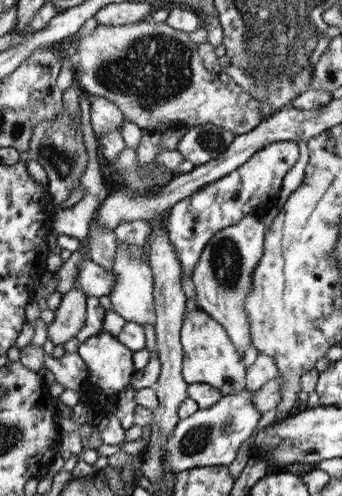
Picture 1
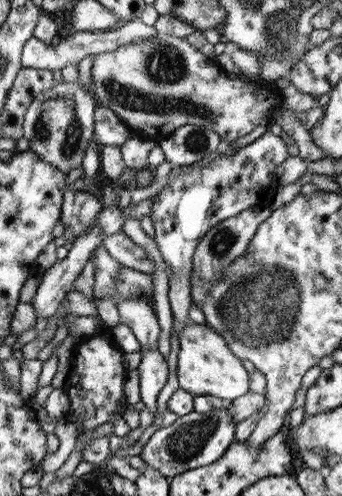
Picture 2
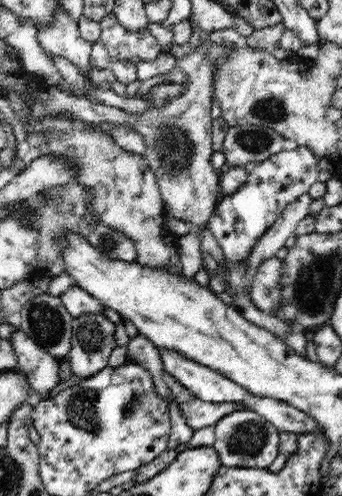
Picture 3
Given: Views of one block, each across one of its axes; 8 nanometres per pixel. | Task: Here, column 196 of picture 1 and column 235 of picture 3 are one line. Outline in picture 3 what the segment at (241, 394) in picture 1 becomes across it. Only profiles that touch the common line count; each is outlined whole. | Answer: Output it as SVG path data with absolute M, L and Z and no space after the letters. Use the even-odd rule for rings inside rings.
M238 410L232 414L226 414L216 422L216 442L214 450L218 450L220 462L224 468L268 468L272 466L280 456L280 440L282 432L278 432L264 416L256 412Z

